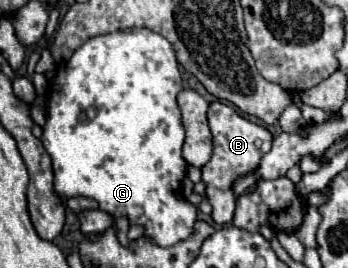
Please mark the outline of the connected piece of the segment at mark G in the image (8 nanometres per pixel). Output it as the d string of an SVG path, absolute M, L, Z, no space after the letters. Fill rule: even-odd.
M133 28L133 30L117 30L117 32L111 32L111 34L89 38L81 48L77 48L73 52L69 62L59 66L57 76L51 80L49 90L47 90L47 122L43 126L41 142L47 150L47 154L53 160L53 172L55 172L53 190L55 190L55 194L63 200L73 198L73 196L89 196L91 200L97 200L99 208L113 216L113 228L117 228L115 220L125 216L129 220L129 226L141 226L143 236L149 238L157 246L167 248L167 246L173 246L181 240L189 240L193 236L193 228L195 228L195 222L197 222L197 206L187 202L179 192L181 182L187 176L187 162L181 154L181 148L183 148L183 142L185 142L185 128L183 128L181 110L179 110L179 104L177 104L177 94L181 90L183 90L183 84L181 84L181 72L179 72L175 50L161 34L157 34L149 28Z

